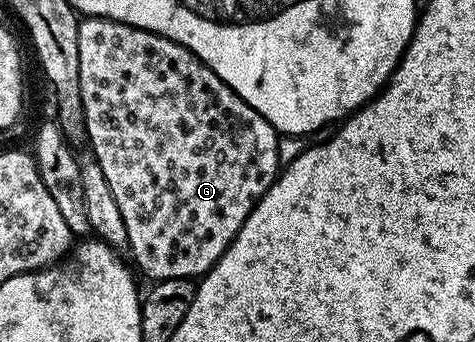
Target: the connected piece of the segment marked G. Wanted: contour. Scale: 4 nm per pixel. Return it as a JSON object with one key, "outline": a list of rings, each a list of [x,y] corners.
{"outline":[[[102,16],[84,17],[78,23],[77,29],[79,30],[79,90],[85,115],[87,144],[93,147],[92,159],[96,160],[97,165],[103,170],[103,178],[107,178],[107,186],[111,186],[111,194],[115,194],[119,214],[123,214],[129,239],[128,251],[133,251],[138,266],[147,275],[153,276],[154,281],[188,280],[204,276],[212,268],[213,263],[229,249],[230,242],[239,234],[251,210],[279,175],[277,129],[272,128],[251,106],[247,106],[247,102],[243,102],[243,98],[239,98],[239,94],[235,94],[231,86],[223,83],[195,53],[181,44],[142,28],[105,20]]]}

